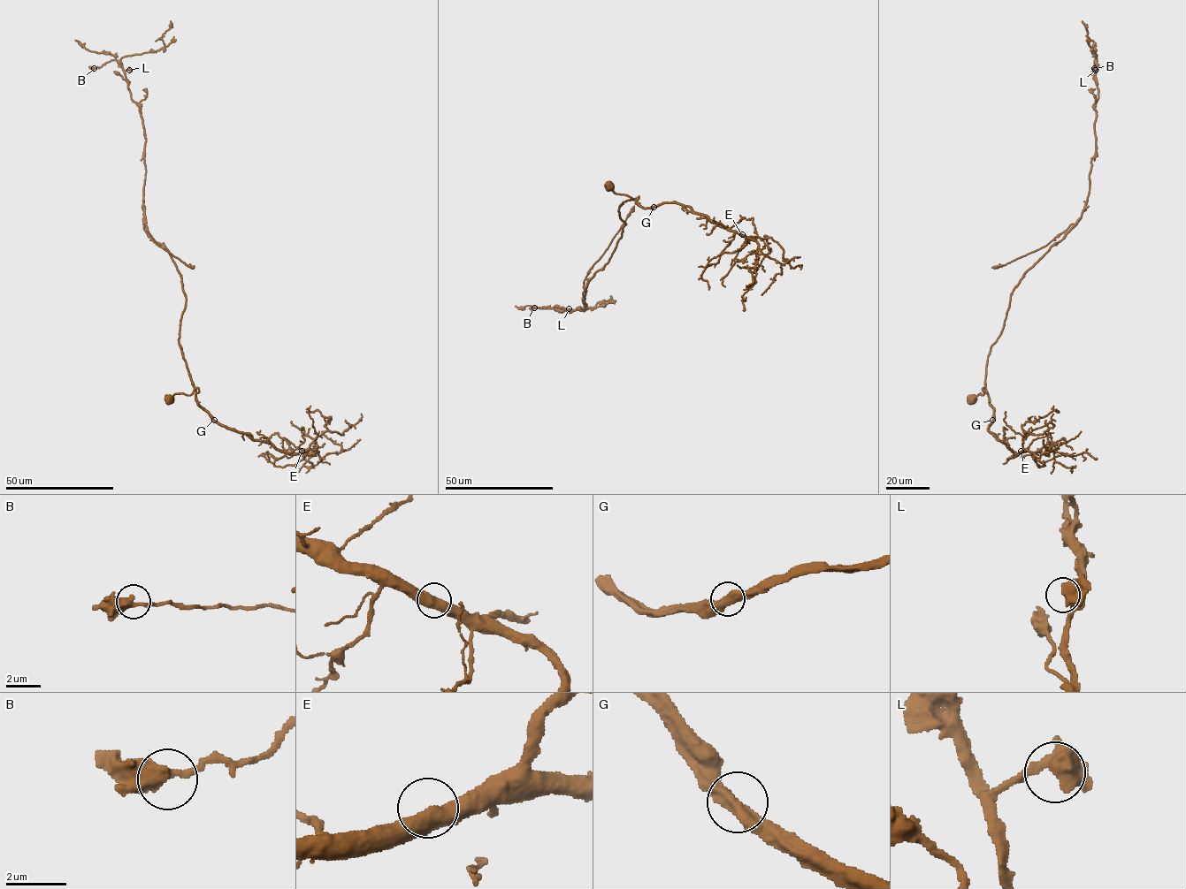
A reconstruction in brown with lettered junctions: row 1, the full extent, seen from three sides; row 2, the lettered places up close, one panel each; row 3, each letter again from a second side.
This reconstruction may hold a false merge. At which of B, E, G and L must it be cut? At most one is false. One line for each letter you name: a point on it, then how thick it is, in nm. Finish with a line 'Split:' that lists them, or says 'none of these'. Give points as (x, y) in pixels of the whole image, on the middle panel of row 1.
Split: none of these

